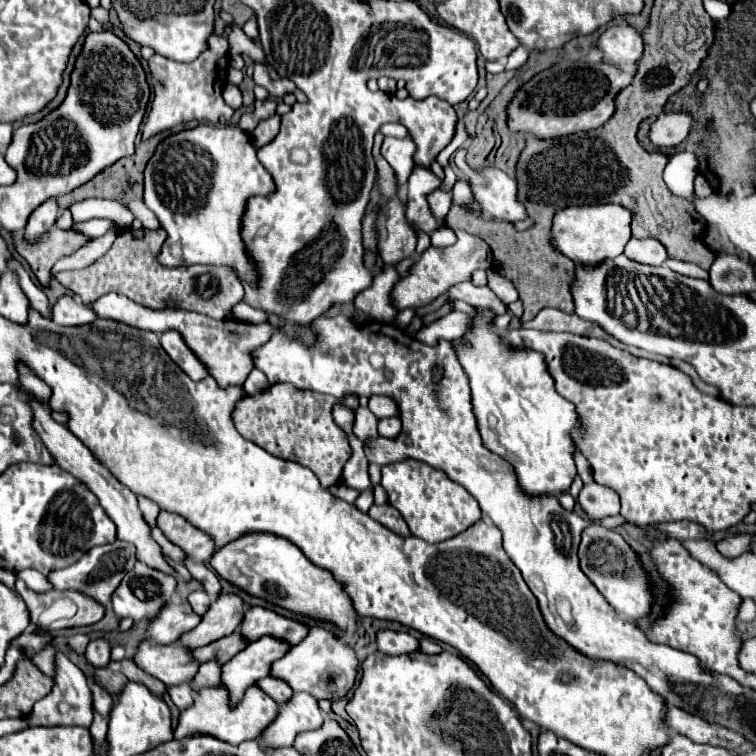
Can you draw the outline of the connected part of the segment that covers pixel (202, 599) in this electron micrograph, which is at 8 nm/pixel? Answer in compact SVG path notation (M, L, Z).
M193 592L193 594L189 594L187 600L189 600L193 612L199 616L203 616L211 606L211 596L207 592Z

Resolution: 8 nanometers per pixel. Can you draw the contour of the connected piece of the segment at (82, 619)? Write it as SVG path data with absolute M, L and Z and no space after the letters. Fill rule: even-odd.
M23 580L15 582L15 590L23 598L23 602L27 604L27 610L29 610L29 616L31 616L31 624L37 626L43 632L53 632L53 630L61 630L61 628L89 626L89 624L99 622L103 618L103 614L105 614L103 606L99 606L97 602L91 602L91 598L87 598L85 594L75 594L73 590L69 590L69 592L61 592L61 590L33 592L33 590L29 590L25 586Z

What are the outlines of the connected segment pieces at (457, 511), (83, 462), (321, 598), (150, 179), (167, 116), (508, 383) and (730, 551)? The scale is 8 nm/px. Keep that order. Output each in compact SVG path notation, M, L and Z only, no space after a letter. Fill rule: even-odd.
M403 460L387 464L381 468L381 474L381 486L387 490L389 504L403 514L411 534L429 544L449 540L473 526L481 518L479 504L475 502L475 498L471 498L471 494L463 490L463 486L451 482L443 472L423 462Z
M19 366L21 370L21 386L25 392L33 394L35 400L29 400L31 408L33 408L33 428L39 432L43 444L49 448L49 452L55 456L57 464L63 466L63 470L67 470L69 474L75 474L75 478L79 478L91 492L95 492L95 496L99 498L99 504L103 506L103 510L107 512L107 516L115 522L117 526L117 540L123 540L123 542L129 542L135 546L135 556L139 562L143 562L145 566L153 568L153 570L159 570L167 576L173 576L177 578L177 572L175 568L171 568L171 564L165 560L163 552L161 552L161 546L153 540L151 536L151 526L145 522L141 510L139 510L139 504L137 504L137 496L131 494L131 490L127 490L127 486L123 486L117 478L113 478L113 474L109 470L103 470L103 466L99 466L99 462L95 462L95 456L87 450L87 446L83 446L79 442L79 438L75 438L71 434L71 430L67 430L67 426L63 424L57 424L51 416L49 416L49 408L47 408L47 398L51 396L51 390L45 386L43 380L39 380L35 374L31 374L25 366Z
M247 534L217 550L215 558L211 558L211 566L221 578L245 590L247 594L263 598L273 606L313 618L317 622L333 624L341 632L347 630L349 620L359 620L349 594L343 590L341 582L335 582L331 570L323 570L311 564L295 544L279 536ZM231 568L239 568L239 576L231 576Z
M199 124L167 136L157 146L145 168L143 202L155 212L169 238L163 244L159 260L167 266L225 264L239 270L241 280L253 284L257 278L253 262L243 252L239 222L245 210L245 198L269 194L273 180L255 156L249 134L237 124L221 128Z
M211 34L207 40L207 50L203 50L193 62L173 62L159 54L153 54L149 60L149 72L153 80L153 102L151 112L147 114L145 126L143 126L143 138L149 138L151 134L163 132L167 128L173 128L183 122L191 120L209 120L211 124L217 124L219 116L225 116L225 120L231 120L233 108L227 106L221 98L223 86L227 82L227 66L229 66L229 44L223 36Z
M479 310L479 318L473 318L471 330L461 340L453 340L459 362L469 378L471 404L483 444L511 464L523 494L537 498L539 494L559 496L569 490L569 494L577 496L583 480L579 474L575 476L577 470L571 456L575 446L569 436L577 426L575 406L555 392L543 356L507 348L501 338L487 328L491 318L491 312Z
M737 534L737 536L729 536L729 538L723 538L719 540L715 546L717 550L727 556L727 558L735 558L743 552L747 552L751 548L751 542L753 542L753 536L751 534Z

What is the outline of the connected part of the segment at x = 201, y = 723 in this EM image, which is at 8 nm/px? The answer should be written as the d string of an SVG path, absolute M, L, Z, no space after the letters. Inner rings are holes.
M223 686L203 688L201 692L195 694L195 704L179 714L179 722L173 730L173 738L183 740L189 736L203 734L229 744L239 744L243 740L255 740L273 722L275 714L277 714L277 704L271 698L267 698L267 694L263 694L263 690L259 690L257 686L251 686L245 692L243 700L233 710L227 706L227 692L223 690Z

